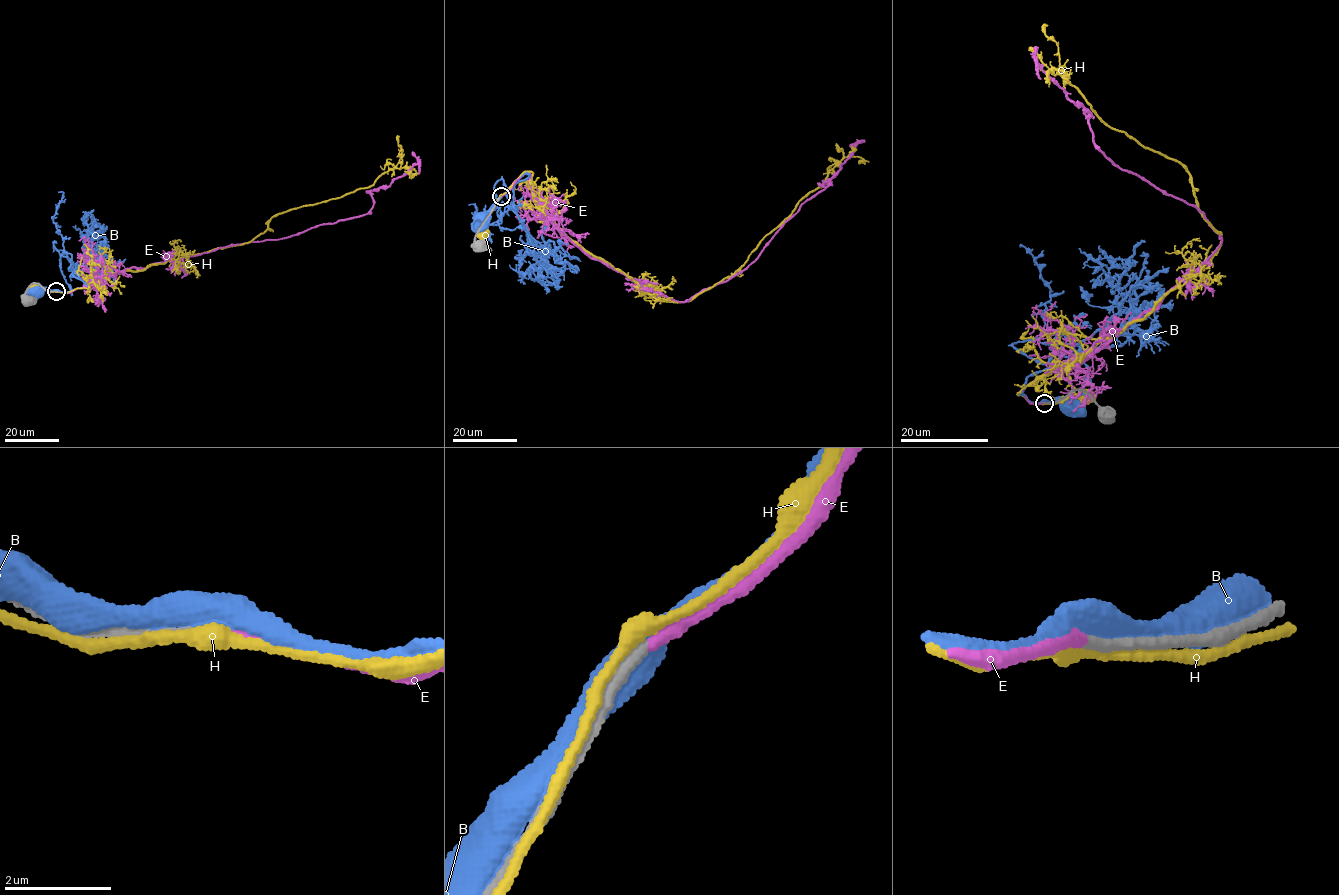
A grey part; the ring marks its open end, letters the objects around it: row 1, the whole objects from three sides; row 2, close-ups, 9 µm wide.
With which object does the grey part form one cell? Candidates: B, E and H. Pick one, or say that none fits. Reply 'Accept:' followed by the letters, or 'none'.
Accept: E

